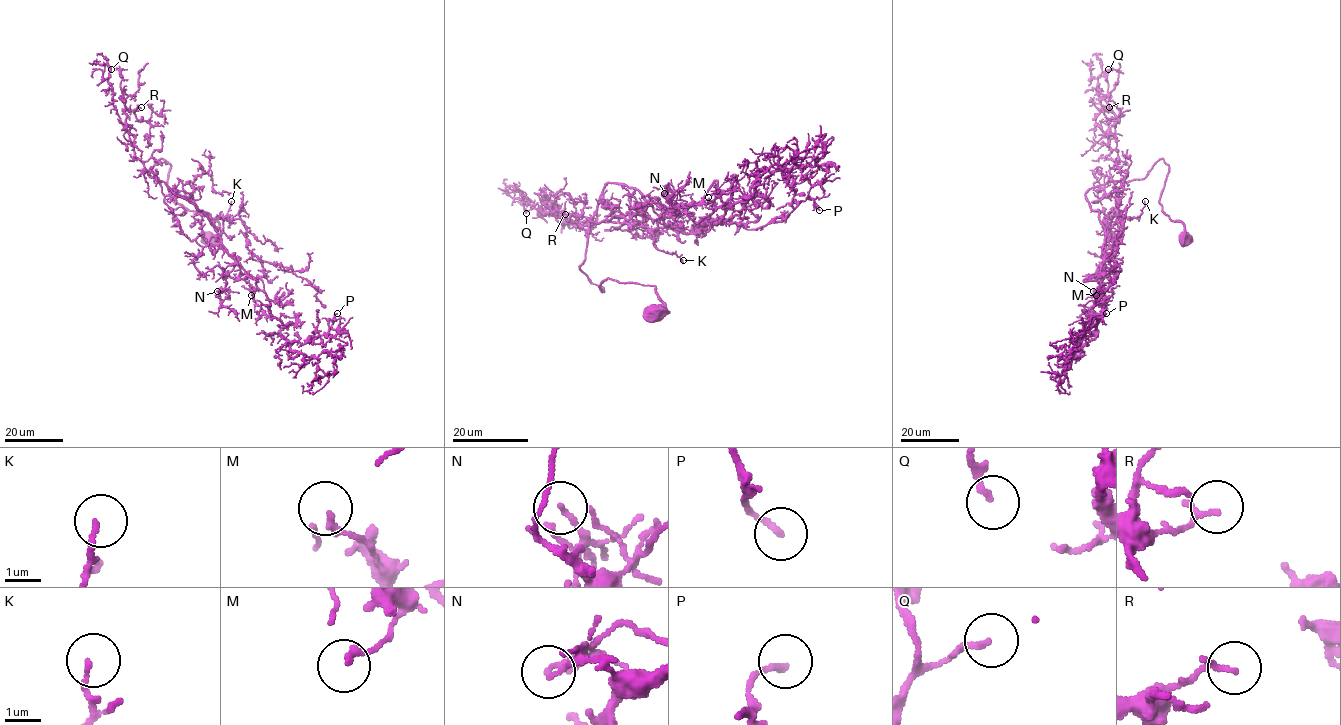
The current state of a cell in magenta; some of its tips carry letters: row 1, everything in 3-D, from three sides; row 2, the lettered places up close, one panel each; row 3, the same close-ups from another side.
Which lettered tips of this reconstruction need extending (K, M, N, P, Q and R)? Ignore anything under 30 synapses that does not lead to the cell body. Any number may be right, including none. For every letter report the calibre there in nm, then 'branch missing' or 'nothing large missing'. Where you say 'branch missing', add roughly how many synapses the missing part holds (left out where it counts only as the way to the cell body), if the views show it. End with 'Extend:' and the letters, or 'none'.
K: calibre 130 nm; nothing large missing
M: calibre 170 nm; nothing large missing
N: calibre 90 nm; nothing large missing
P: calibre 150 nm; nothing large missing
Q: calibre 180 nm; nothing large missing
R: calibre 160 nm; nothing large missing
Extend: none

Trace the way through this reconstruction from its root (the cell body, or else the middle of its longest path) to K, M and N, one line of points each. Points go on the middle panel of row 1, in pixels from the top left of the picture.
K: (653, 312), (667, 312), (654, 286), (608, 278), (603, 291), (581, 270), (589, 222), (641, 223), (683, 260)
M: (653, 312), (667, 312), (654, 286), (608, 278), (603, 291), (581, 270), (589, 222), (652, 231), (708, 197)
N: (653, 312), (654, 286), (603, 291), (580, 266), (589, 221), (652, 231), (686, 210), (664, 193)

